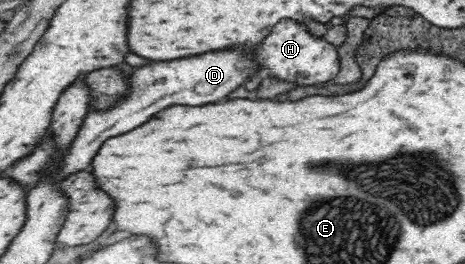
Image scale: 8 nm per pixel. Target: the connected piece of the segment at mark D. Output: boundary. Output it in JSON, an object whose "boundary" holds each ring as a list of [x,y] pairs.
{"boundary":[[[230,48],[226,52],[208,52],[202,56],[190,56],[182,60],[170,60],[170,62],[152,61],[146,66],[136,67],[129,75],[130,94],[121,101],[116,101],[111,107],[87,112],[82,126],[71,142],[72,146],[67,150],[68,154],[62,162],[62,170],[58,172],[58,176],[66,178],[74,172],[86,170],[106,138],[134,130],[136,126],[148,122],[154,114],[168,108],[170,104],[202,106],[208,102],[222,100],[232,90],[244,85],[253,72],[258,71],[256,66],[259,64],[256,61],[254,52],[244,54],[242,48]]]}

